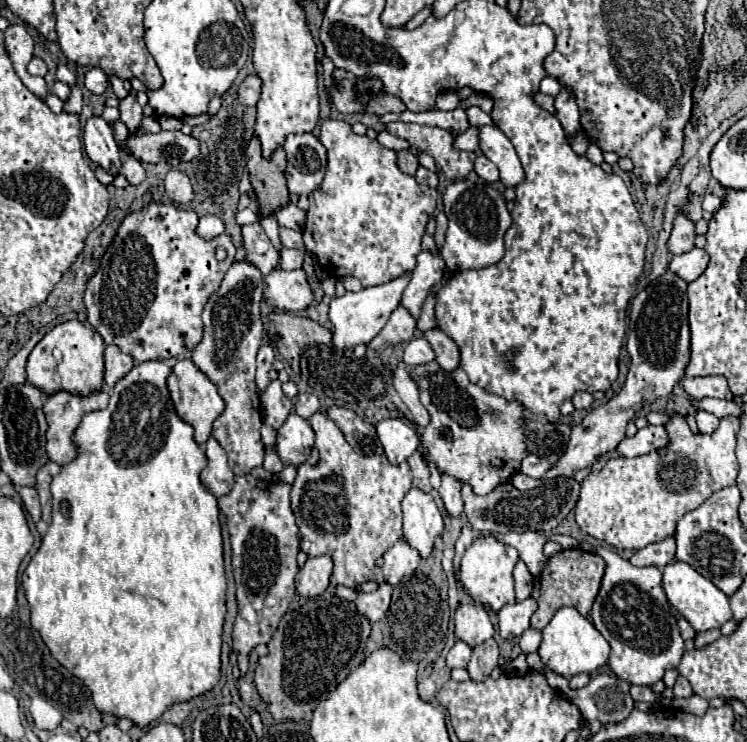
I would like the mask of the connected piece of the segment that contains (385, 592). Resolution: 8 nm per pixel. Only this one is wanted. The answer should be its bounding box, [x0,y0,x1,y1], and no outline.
[356,583,392,623]

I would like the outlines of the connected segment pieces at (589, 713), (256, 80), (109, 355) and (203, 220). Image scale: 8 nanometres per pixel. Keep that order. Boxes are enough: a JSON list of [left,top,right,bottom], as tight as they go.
[[544,667,634,723],[238,75,262,105],[104,345,134,389],[196,215,224,239]]

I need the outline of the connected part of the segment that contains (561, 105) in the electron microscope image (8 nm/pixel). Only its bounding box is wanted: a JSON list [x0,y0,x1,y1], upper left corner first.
[554,87,580,141]

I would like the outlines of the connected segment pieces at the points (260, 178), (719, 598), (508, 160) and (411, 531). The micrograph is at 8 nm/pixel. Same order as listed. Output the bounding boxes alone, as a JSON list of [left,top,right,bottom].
[[246,137,290,215],[664,561,730,631],[480,127,524,187],[402,487,444,559]]

